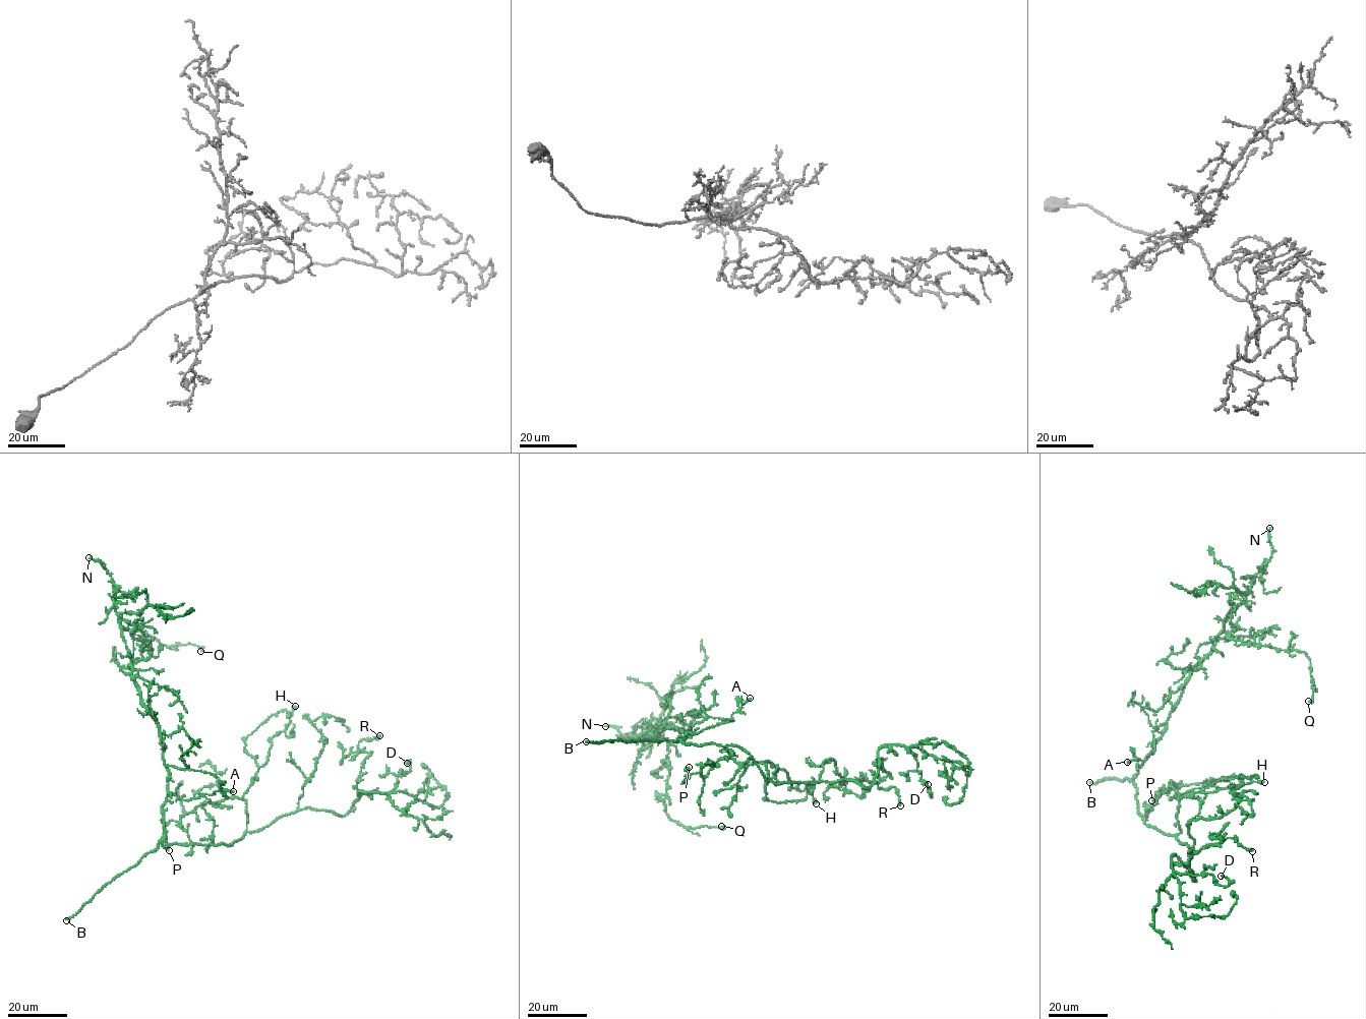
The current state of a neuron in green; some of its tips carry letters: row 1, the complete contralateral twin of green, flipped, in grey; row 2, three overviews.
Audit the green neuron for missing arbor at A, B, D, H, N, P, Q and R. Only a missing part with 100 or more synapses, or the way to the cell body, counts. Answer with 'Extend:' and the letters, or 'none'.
Extend: B

